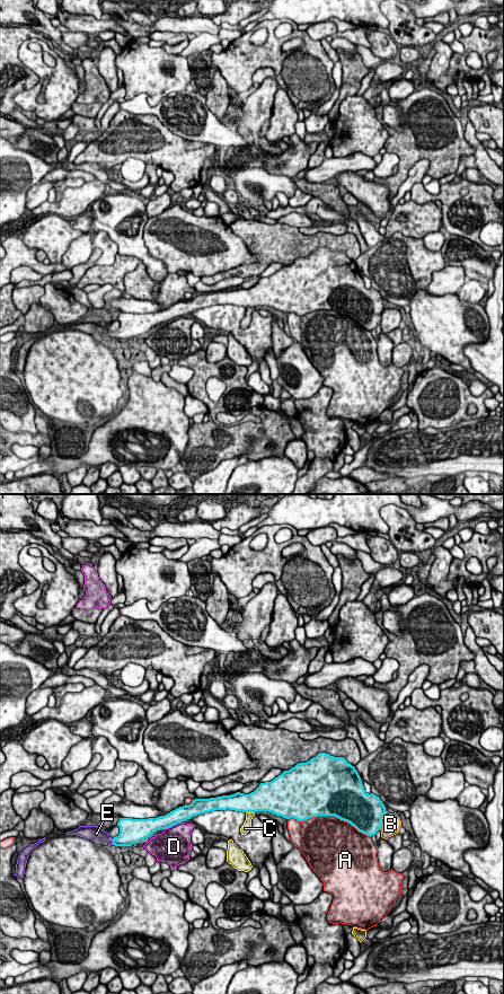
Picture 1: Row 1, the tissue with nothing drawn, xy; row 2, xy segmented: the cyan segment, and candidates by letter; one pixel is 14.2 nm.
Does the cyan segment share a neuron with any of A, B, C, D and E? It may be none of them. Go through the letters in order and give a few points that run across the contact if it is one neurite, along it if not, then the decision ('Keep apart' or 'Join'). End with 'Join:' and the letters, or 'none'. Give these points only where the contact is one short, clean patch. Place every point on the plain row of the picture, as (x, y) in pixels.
A: Keep apart
B: Keep apart
C: Keep apart
D: Keep apart
E: Line: xy (129, 330), (123, 334), (113, 336), (104, 330), (97, 330). Join
Join: E

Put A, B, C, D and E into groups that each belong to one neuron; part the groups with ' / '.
A / B / C / D / E

